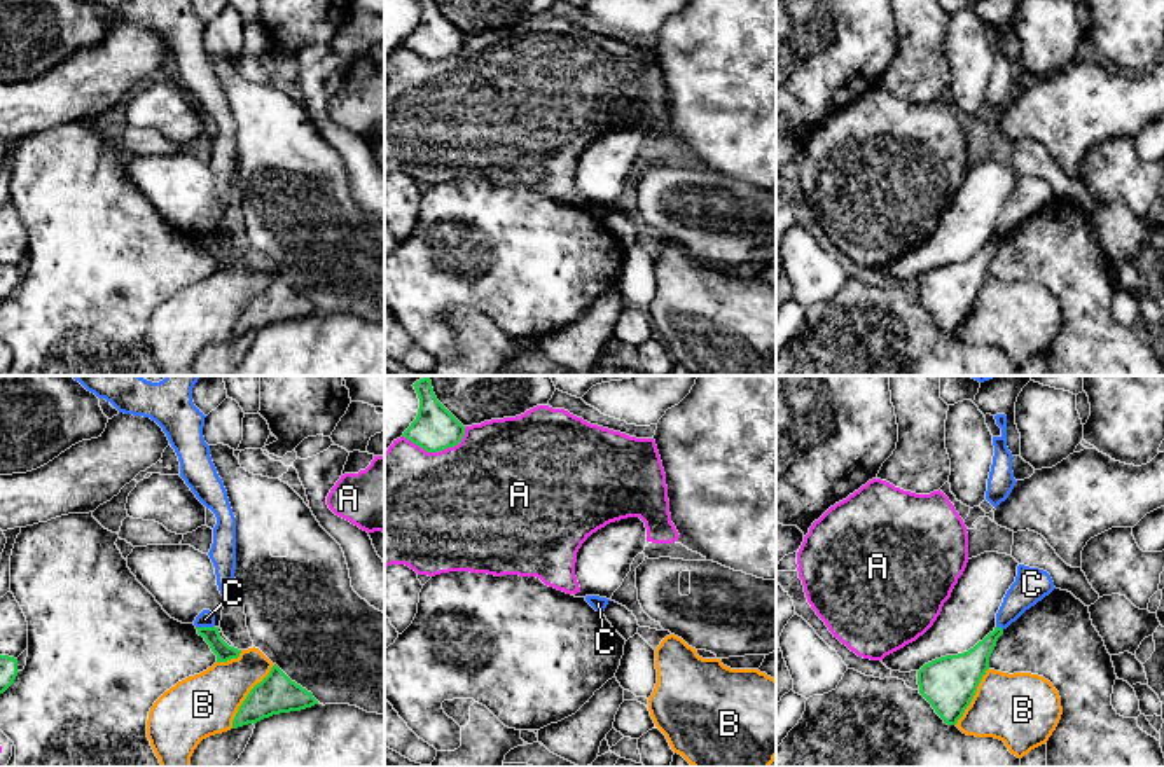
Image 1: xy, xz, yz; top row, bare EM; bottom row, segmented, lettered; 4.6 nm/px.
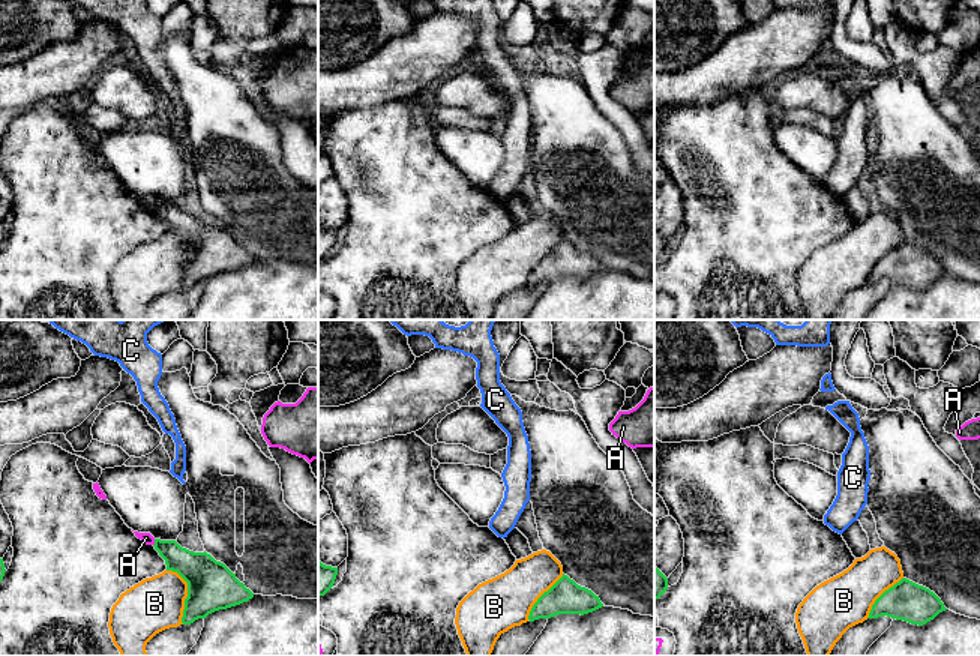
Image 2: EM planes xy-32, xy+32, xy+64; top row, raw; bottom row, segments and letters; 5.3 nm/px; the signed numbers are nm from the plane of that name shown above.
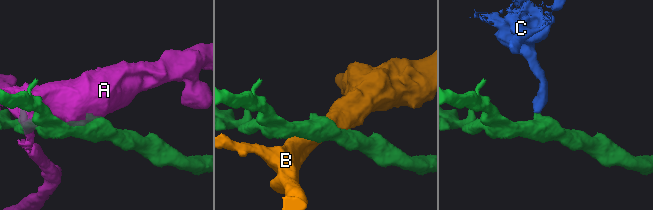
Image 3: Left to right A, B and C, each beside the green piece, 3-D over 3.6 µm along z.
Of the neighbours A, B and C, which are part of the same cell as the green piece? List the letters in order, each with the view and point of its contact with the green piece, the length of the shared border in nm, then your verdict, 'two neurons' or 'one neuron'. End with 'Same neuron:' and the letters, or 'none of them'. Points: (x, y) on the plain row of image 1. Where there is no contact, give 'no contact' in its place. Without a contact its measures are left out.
A: xz (437, 60) | 300 nm | two neurons
B: xy (247, 304) | 360 nm | two neurons
C: xy (205, 236) | 90 nm | two neurons
Same neuron: none of them

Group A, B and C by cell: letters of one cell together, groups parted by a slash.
A / B / C

